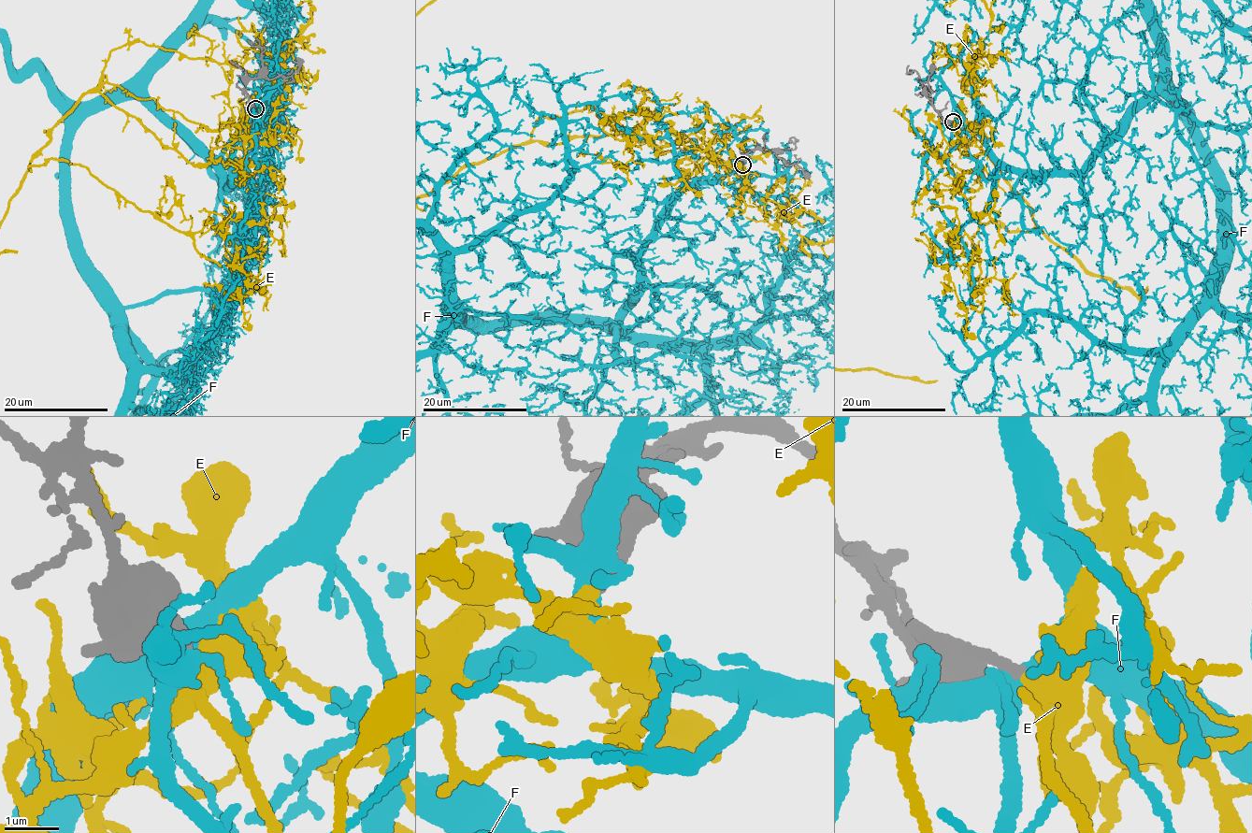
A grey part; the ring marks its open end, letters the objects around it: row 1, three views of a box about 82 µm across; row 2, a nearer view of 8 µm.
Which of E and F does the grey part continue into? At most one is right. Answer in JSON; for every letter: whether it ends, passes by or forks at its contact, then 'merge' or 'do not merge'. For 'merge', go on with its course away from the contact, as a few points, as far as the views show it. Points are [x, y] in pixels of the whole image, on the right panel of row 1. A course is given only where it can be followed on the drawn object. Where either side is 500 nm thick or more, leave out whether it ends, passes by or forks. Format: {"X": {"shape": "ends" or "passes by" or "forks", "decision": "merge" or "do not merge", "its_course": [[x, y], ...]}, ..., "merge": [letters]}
{"E": {"shape": "forks", "decision": "merge"}, "F": {"shape": "forks", "decision": "do not merge"}, "merge": ["E"]}

